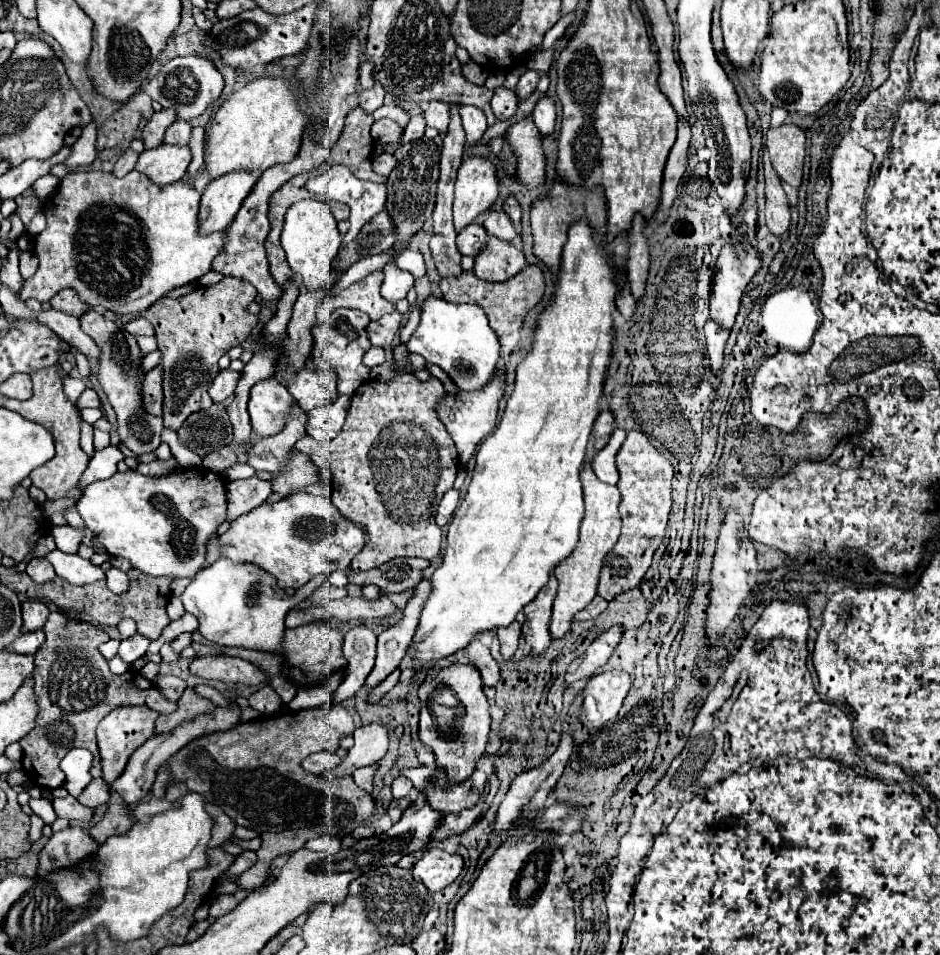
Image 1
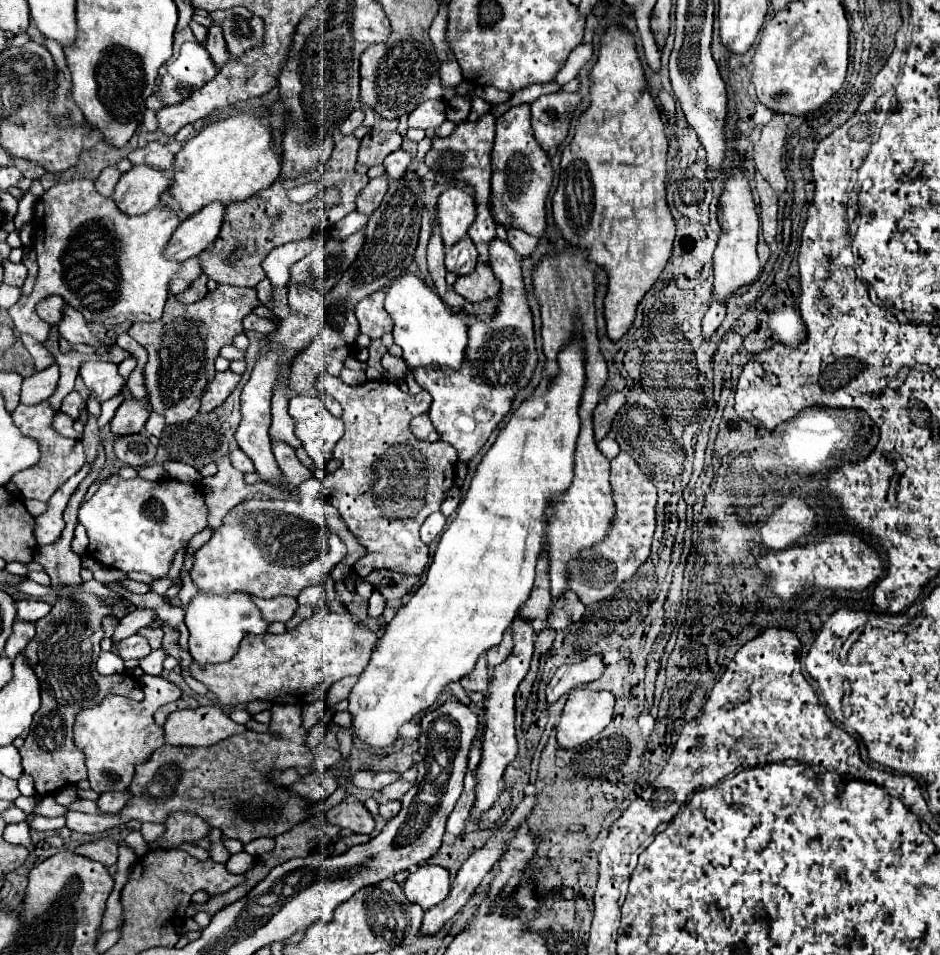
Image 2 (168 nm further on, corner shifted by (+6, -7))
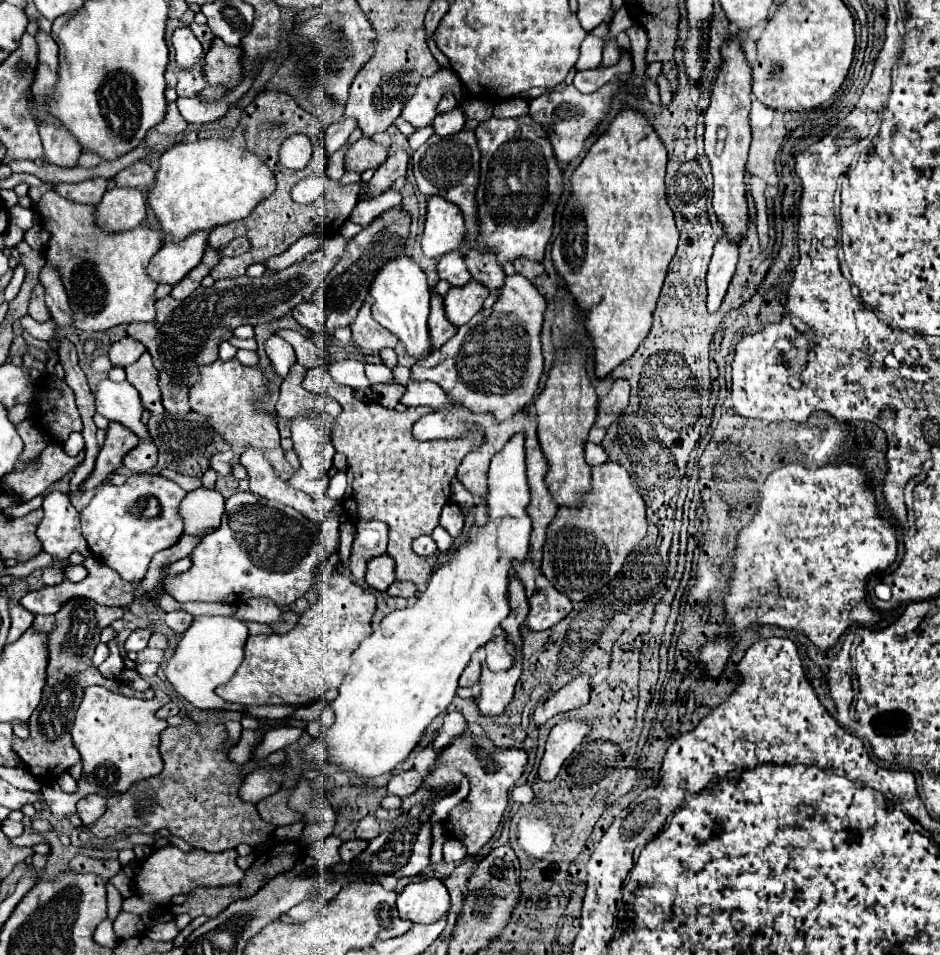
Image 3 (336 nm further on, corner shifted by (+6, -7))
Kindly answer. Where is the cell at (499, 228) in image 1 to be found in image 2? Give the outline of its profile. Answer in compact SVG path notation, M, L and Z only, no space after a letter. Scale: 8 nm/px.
M500 239L488 245L488 253L492 257L492 261L488 263L502 283L498 295L498 311L492 321L470 323L466 365L460 371L436 367L416 367L412 371L418 385L432 395L432 407L428 415L440 435L440 441L446 441L456 449L460 463L468 463L488 441L490 433L498 425L494 415L506 415L506 411L510 411L516 391L530 381L538 361L534 349L532 313L526 305L522 283L522 257L510 247L508 241Z

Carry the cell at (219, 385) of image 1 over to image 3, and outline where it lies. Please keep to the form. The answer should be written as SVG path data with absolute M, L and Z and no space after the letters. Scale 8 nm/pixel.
M236 357L230 361L216 359L212 365L200 367L200 377L196 385L192 385L190 389L190 409L204 415L212 425L212 429L216 429L216 433L220 433L220 437L226 443L230 443L234 451L242 453L242 449L246 447L260 449L264 457L270 461L270 465L276 469L276 475L288 481L294 475L294 469L284 459L284 451L280 447L280 435L276 427L276 415L264 409L254 409L254 403L260 401L264 395L268 395L268 385L258 365L246 367Z

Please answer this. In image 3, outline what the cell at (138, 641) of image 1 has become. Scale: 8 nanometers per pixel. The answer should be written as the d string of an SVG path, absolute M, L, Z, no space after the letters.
M134 629L124 643L124 649L126 651L142 651L148 645L150 635L152 635L150 629Z

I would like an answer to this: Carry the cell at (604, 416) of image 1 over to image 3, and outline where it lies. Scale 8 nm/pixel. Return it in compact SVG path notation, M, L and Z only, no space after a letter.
M616 379L608 395L604 395L598 403L598 415L596 415L596 427L608 427L614 423L614 419L626 409L630 395L630 383L626 379Z

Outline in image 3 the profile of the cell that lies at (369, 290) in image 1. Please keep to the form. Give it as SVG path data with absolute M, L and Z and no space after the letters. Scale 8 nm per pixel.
M364 303L360 307L358 317L350 325L350 329L352 329L352 343L354 343L354 347L380 351L384 347L394 349L398 345L398 339L392 337L392 333L388 333L388 329L384 329L380 323L376 323L372 319L368 303Z

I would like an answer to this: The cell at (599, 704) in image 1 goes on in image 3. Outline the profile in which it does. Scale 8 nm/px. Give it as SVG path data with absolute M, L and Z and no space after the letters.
M564 719L558 725L554 725L546 741L546 751L538 767L538 777L542 781L552 781L558 775L562 763L572 755L572 751L580 745L588 731L590 725L584 721Z

